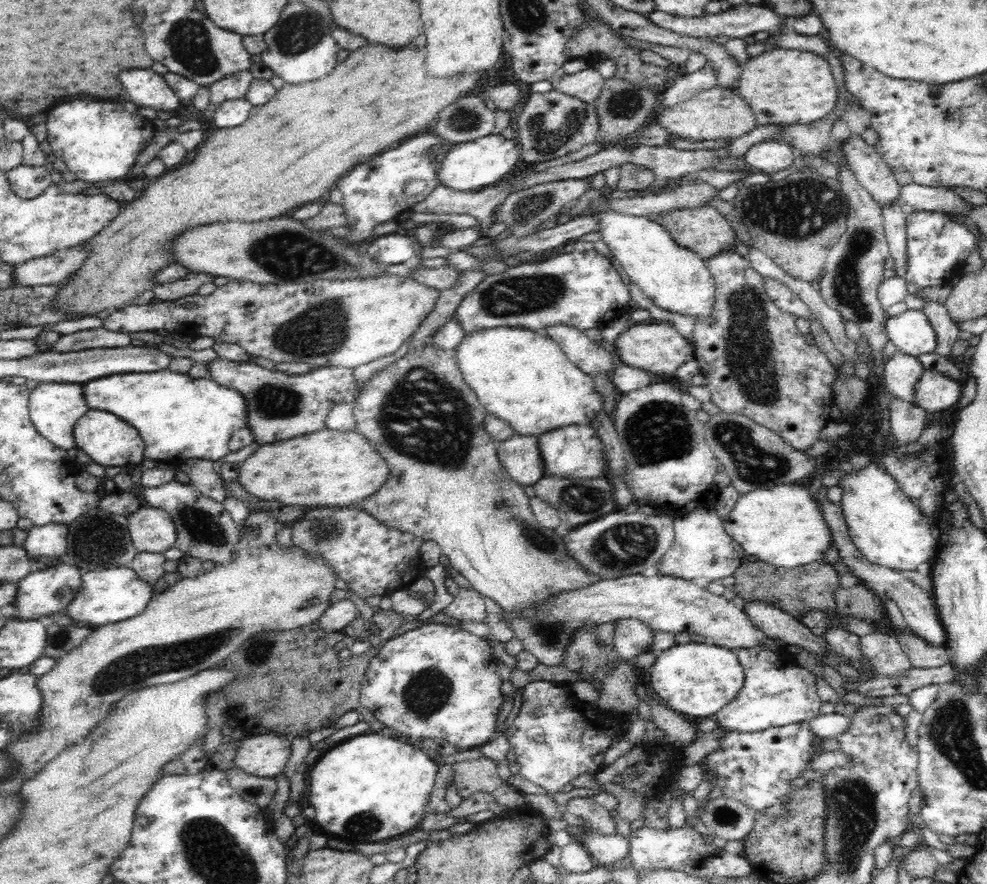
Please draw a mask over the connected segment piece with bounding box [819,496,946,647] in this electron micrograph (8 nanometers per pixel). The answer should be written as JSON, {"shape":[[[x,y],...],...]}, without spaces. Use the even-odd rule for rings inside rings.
{"shape":[[[826,496],[819,502],[824,520],[830,527],[832,540],[838,550],[839,558],[848,566],[850,573],[861,579],[862,584],[866,585],[871,591],[874,591],[880,598],[889,598],[893,600],[901,610],[905,623],[916,636],[927,639],[927,642],[934,646],[945,647],[945,632],[940,623],[940,616],[936,608],[934,597],[930,592],[922,589],[915,584],[910,578],[906,578],[904,574],[900,574],[896,570],[890,570],[885,566],[873,565],[868,559],[861,556],[861,552],[851,539],[848,525],[844,520],[844,511],[840,503],[832,503]]]}

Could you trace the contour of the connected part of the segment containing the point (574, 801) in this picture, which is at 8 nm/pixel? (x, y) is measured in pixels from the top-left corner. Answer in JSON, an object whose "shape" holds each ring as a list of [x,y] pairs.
{"shape":[[[574,797],[567,801],[567,811],[584,820],[586,828],[594,829],[602,835],[614,835],[616,819],[612,818],[612,811],[601,806],[591,797]]]}

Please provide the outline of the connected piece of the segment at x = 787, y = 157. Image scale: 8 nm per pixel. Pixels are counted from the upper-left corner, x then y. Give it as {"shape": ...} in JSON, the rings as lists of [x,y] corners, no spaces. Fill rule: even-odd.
{"shape":[[[762,141],[752,144],[744,159],[748,169],[772,175],[788,168],[797,155],[796,149],[786,141]]]}

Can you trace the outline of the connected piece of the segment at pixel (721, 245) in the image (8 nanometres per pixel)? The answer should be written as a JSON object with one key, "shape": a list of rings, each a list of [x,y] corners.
{"shape":[[[710,205],[664,211],[660,213],[660,220],[658,220],[658,222],[660,222],[668,231],[668,234],[671,234],[671,237],[680,244],[680,246],[689,248],[700,255],[700,258],[705,261],[720,251],[734,249],[736,239],[734,229],[731,227],[728,219],[724,218],[724,215],[720,214],[720,211]]]}

